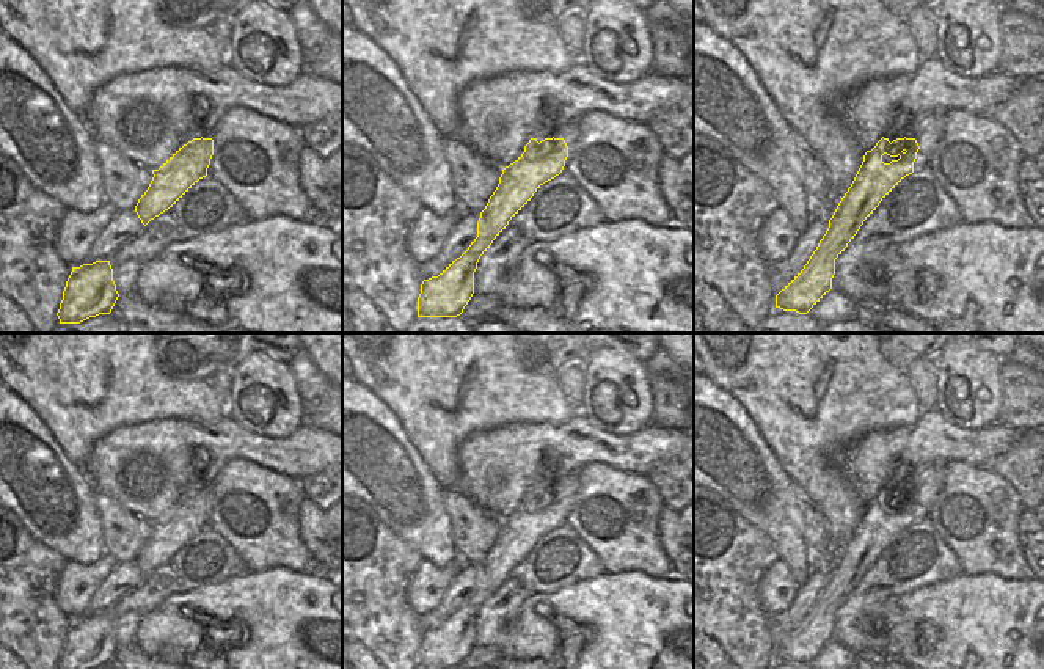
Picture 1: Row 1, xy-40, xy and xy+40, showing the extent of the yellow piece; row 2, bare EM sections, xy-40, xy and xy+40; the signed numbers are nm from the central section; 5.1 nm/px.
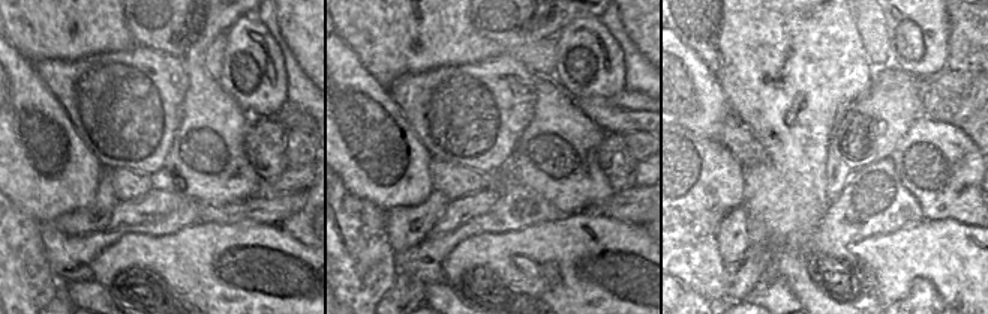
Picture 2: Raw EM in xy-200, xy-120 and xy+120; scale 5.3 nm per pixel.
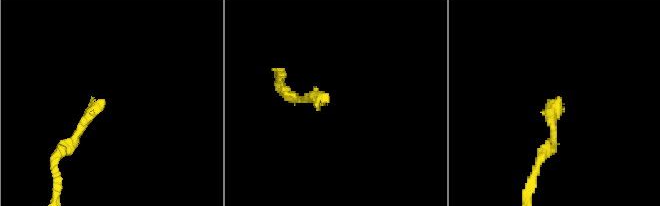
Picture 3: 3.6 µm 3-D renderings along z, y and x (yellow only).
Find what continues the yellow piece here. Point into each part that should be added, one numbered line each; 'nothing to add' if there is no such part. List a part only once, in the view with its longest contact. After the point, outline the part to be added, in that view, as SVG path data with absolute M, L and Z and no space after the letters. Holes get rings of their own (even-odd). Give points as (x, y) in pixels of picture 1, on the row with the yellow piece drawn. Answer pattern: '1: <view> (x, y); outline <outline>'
1: xy (569, 132); outline M570 121L560 127L557 127L554 130L554 138L564 138L567 146L568 146L568 157L571 155L573 149L575 149L575 143L578 140L578 122L576 121ZM568 157L565 160L565 166L568 163ZM565 166L562 171L565 171Z

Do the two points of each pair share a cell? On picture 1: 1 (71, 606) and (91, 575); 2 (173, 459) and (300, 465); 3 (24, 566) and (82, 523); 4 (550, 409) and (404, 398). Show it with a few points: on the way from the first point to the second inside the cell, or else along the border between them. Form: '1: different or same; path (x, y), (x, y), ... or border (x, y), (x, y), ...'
1: same; path (73, 599), (74, 589), (83, 580)
2: same; path (204, 442), (236, 442), (269, 453)
3: different; border (21, 523), (40, 542), (66, 561)
4: same; path (514, 409), (474, 409), (457, 426), (440, 413)

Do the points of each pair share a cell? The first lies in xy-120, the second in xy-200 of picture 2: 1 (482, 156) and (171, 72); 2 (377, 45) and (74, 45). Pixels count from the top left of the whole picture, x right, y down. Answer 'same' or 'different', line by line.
1: same
2: same

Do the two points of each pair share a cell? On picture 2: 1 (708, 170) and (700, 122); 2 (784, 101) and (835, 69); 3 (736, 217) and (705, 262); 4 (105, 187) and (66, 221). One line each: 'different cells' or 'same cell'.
1: different cells
2: same cell
3: different cells
4: same cell

